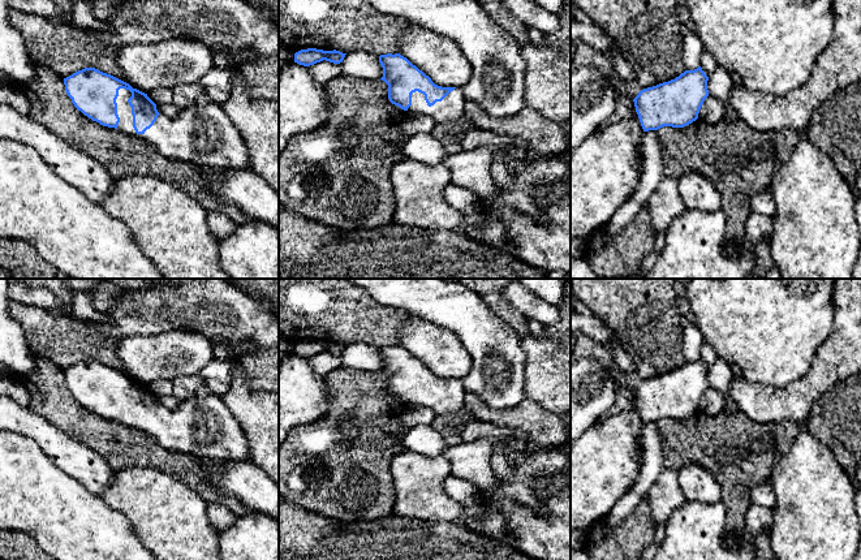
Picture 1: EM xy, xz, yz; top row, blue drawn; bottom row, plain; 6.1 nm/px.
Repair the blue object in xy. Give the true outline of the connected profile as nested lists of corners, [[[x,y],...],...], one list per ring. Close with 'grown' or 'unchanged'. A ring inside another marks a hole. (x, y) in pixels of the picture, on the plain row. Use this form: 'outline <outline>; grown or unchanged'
outline [[[85,359],[64,370],[65,383],[74,399],[92,413],[146,432],[160,447],[205,460],[246,461],[250,448],[245,434],[221,396],[191,395],[176,410],[158,404],[147,385],[95,359]]]; grown

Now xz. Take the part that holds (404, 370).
outline [[[346,279],[356,285],[366,289],[375,302],[400,310],[405,316],[419,318],[438,327],[448,329],[457,335],[462,345],[473,358],[470,374],[460,379],[442,379],[435,376],[429,367],[413,357],[400,345],[387,345],[379,348],[383,359],[380,370],[388,376],[388,391],[392,396],[409,405],[421,405],[430,408],[436,417],[449,417],[449,427],[456,431],[462,430],[470,421],[459,413],[465,406],[465,395],[468,392],[478,395],[479,399],[492,409],[504,410],[517,406],[526,399],[525,395],[525,367],[526,354],[521,348],[521,335],[507,322],[491,311],[487,303],[469,288],[459,283],[444,281],[443,279]]]; grown

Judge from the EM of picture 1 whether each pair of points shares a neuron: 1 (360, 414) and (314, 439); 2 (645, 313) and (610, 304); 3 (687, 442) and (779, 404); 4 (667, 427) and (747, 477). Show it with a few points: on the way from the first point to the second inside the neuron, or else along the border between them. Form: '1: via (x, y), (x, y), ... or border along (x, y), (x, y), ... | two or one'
1: via (348, 426), (335, 439), (326, 439) | one
2: via (636, 304), (619, 304) | one
3: border along (740, 410), (754, 421), (776, 423) | two
4: via (687, 440), (709, 440), (727, 457) | one

